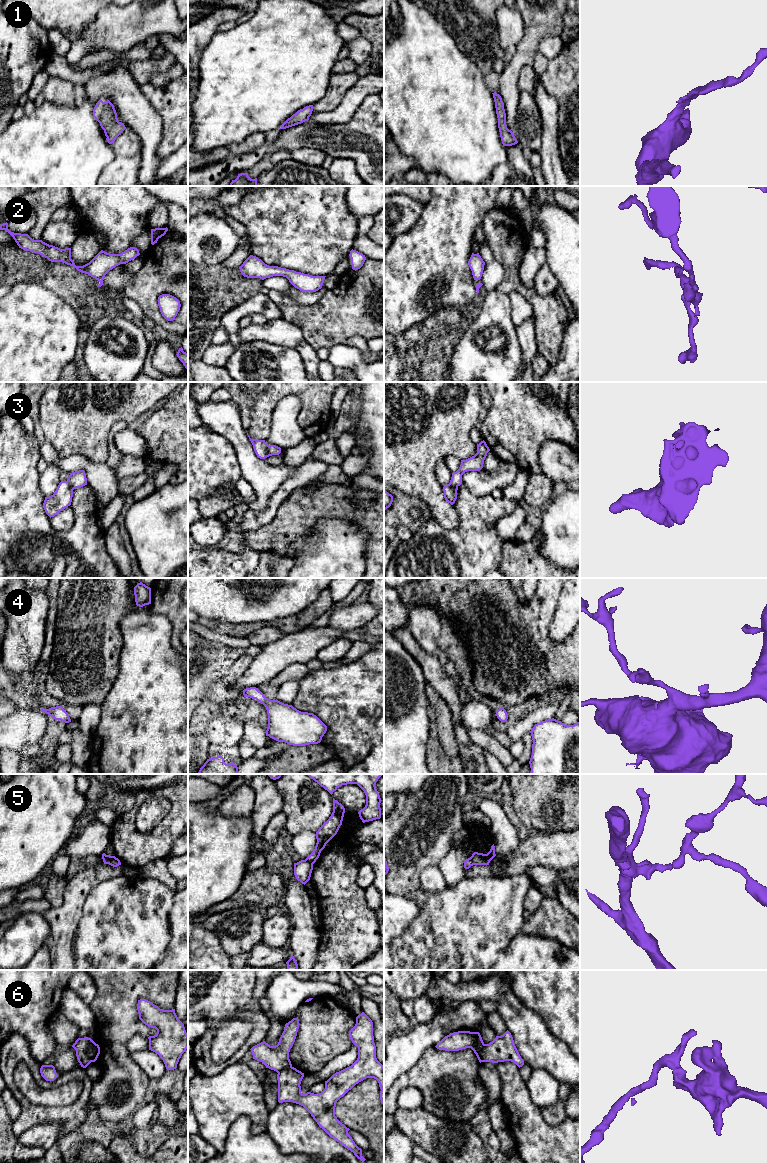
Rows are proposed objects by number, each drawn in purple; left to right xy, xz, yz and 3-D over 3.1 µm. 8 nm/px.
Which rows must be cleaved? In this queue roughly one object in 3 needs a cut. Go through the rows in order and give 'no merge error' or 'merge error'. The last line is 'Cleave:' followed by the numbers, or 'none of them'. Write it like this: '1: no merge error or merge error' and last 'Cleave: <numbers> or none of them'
1: no merge error
2: no merge error
3: no merge error
4: no merge error
5: merge error
6: merge error
Cleave: 5, 6

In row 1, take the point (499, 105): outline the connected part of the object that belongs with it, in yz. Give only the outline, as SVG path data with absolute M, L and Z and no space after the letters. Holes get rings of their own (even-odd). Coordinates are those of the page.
M496 92L492 94L495 102L496 114L498 118L498 128L499 128L502 144L504 146L515 145L518 143L518 141L515 138L513 132L507 128L506 113L505 113L504 103L502 101L502 98Z

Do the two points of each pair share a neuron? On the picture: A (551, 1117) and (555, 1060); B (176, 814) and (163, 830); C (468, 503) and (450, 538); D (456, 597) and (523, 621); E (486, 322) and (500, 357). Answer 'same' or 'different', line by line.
A: different
B: same
C: same
D: same
E: same

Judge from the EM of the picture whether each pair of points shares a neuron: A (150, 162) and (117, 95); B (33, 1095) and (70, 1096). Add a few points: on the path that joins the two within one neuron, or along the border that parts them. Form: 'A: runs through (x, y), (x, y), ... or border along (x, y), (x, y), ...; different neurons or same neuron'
A: runs through (149, 145), (149, 127), (134, 112); same neuron
B: runs through (42, 1096), (61, 1096); same neuron

